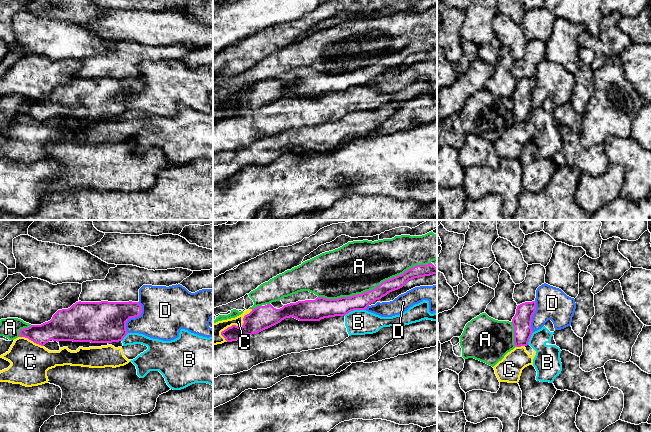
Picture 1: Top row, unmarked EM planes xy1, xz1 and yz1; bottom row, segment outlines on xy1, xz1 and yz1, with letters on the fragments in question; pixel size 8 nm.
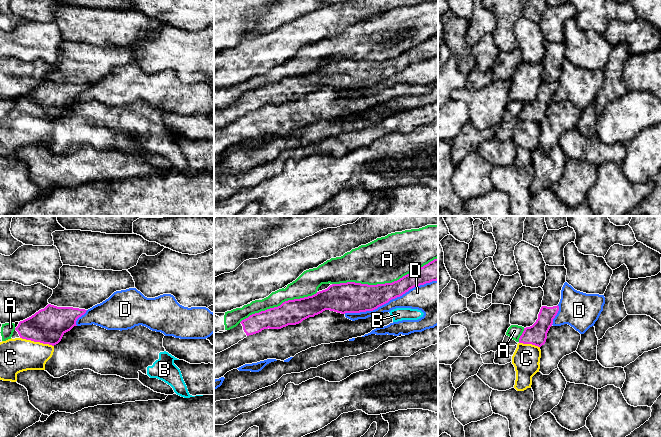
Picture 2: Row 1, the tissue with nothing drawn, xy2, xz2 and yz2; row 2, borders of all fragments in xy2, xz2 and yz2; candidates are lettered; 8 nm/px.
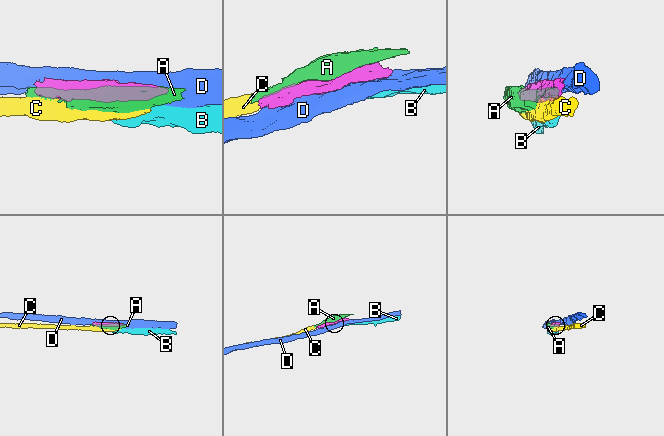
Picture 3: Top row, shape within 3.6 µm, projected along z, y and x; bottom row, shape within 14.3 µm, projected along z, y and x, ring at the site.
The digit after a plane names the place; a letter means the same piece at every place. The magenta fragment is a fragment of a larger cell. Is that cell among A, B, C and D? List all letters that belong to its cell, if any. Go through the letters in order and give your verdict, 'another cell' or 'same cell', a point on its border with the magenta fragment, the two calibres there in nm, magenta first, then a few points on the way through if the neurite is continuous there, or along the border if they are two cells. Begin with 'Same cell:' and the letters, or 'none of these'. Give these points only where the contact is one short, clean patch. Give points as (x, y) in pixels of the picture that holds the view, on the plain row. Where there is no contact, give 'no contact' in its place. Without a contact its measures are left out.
Same cell: none of these
A: another cell; meets magenta in xz1 at (375, 64); 130 nm thick on the magenta side, 420 nm on the other
B: another cell; meets magenta in xz1 at (354, 85); 160 nm thick on the magenta side, 200 nm on the other; border along xz1 (364, 85), (354, 85), (344, 91)
C: another cell; meets magenta in xz1 at (235, 101); 190 nm thick on the magenta side, 130 nm on the other
D: another cell; meets magenta in xz2 at (390, 75); 220 nm thick on the magenta side, 190 nm on the other

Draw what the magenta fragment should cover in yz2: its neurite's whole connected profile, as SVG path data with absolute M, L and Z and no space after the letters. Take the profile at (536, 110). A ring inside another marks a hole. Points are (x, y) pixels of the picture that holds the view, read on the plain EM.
M558 81L553 83L542 82L536 98L532 102L524 104L519 114L519 119L532 120L538 123L544 121L547 115L547 109L558 87Z

